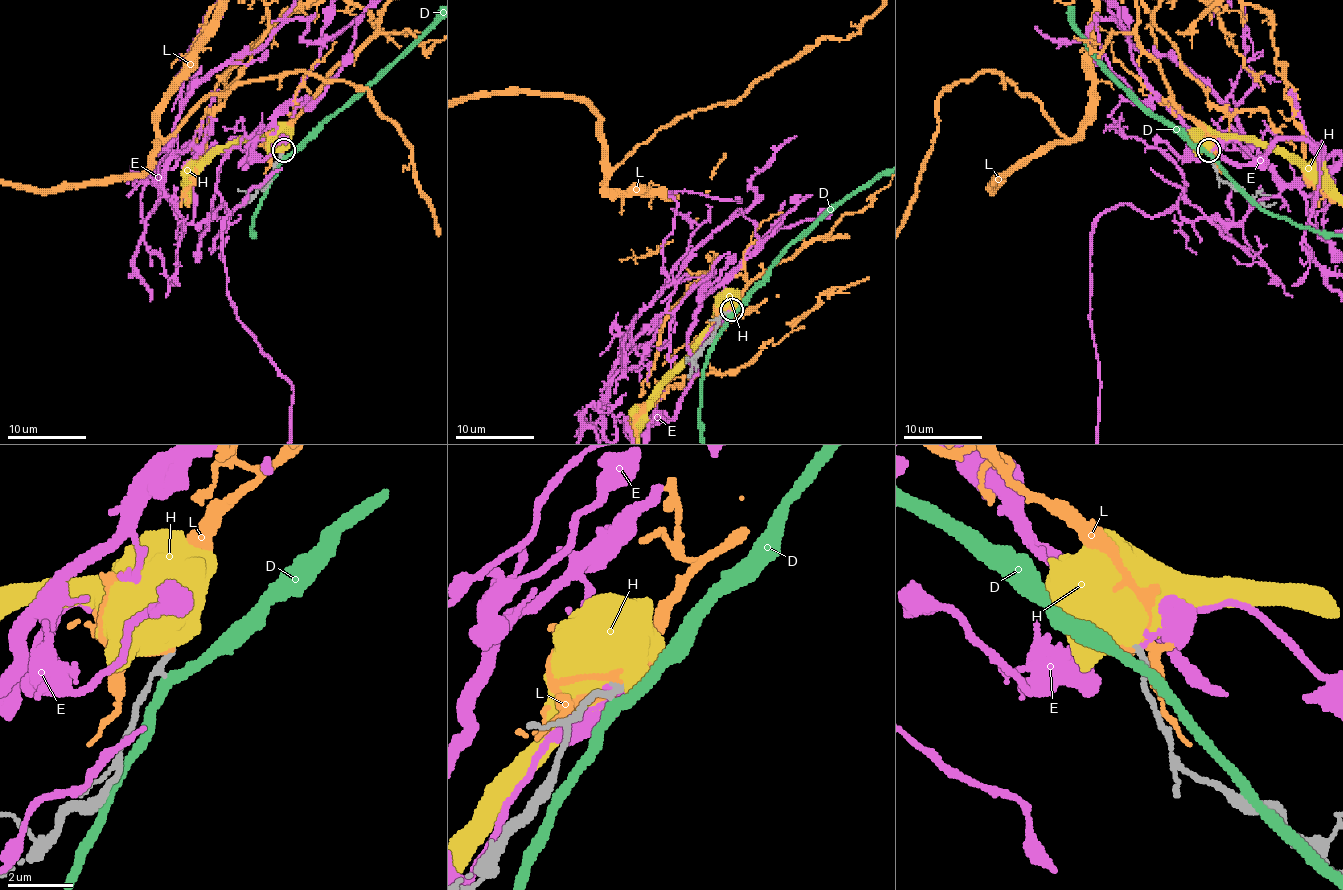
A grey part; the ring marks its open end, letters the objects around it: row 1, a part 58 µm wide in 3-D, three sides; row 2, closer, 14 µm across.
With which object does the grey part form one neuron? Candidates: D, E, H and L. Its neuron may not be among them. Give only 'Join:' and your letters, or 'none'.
Join: none

